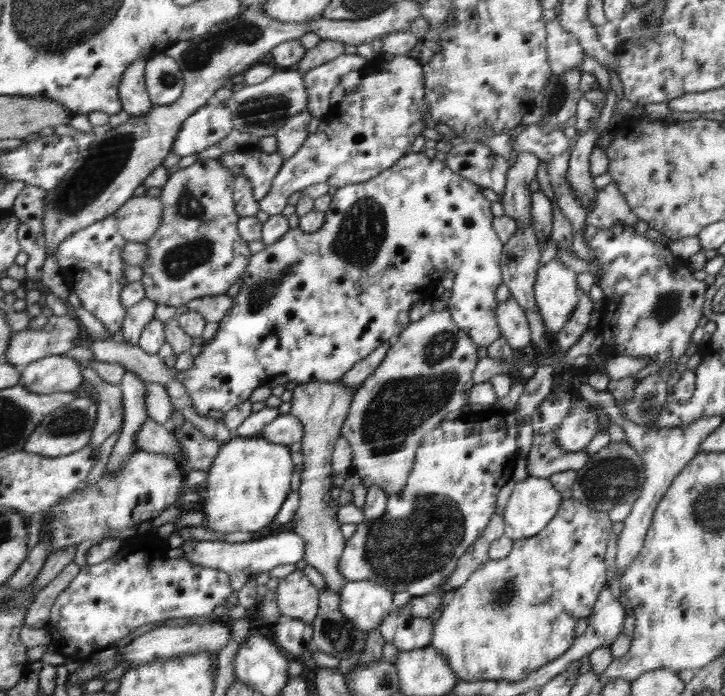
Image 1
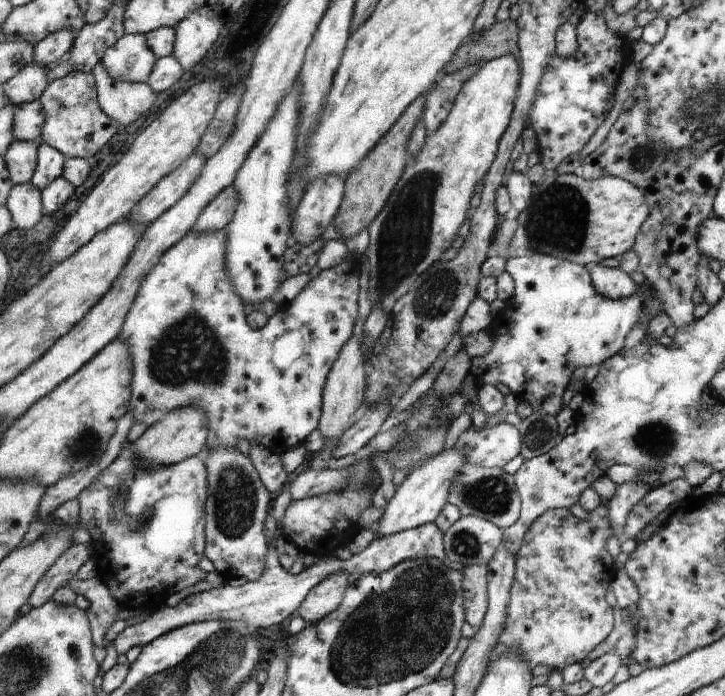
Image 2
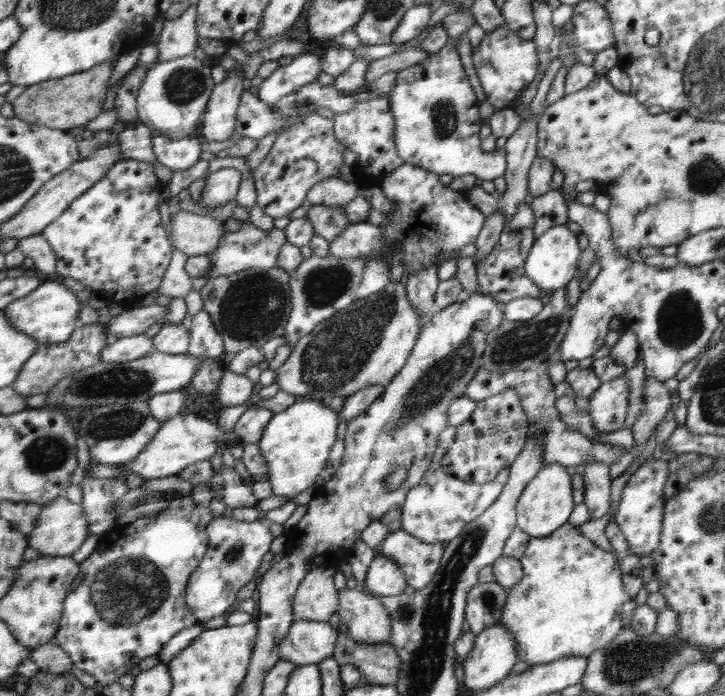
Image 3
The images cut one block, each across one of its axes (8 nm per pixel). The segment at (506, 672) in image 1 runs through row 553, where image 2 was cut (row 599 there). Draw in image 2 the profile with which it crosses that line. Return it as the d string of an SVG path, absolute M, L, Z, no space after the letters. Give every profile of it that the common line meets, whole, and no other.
M605 504L588 512L585 520L575 518L564 508L548 509L541 514L516 552L506 624L488 666L510 652L521 654L530 662L531 669L544 665L560 671L588 657L614 626L612 608L604 598L614 559L604 544L616 533Z

